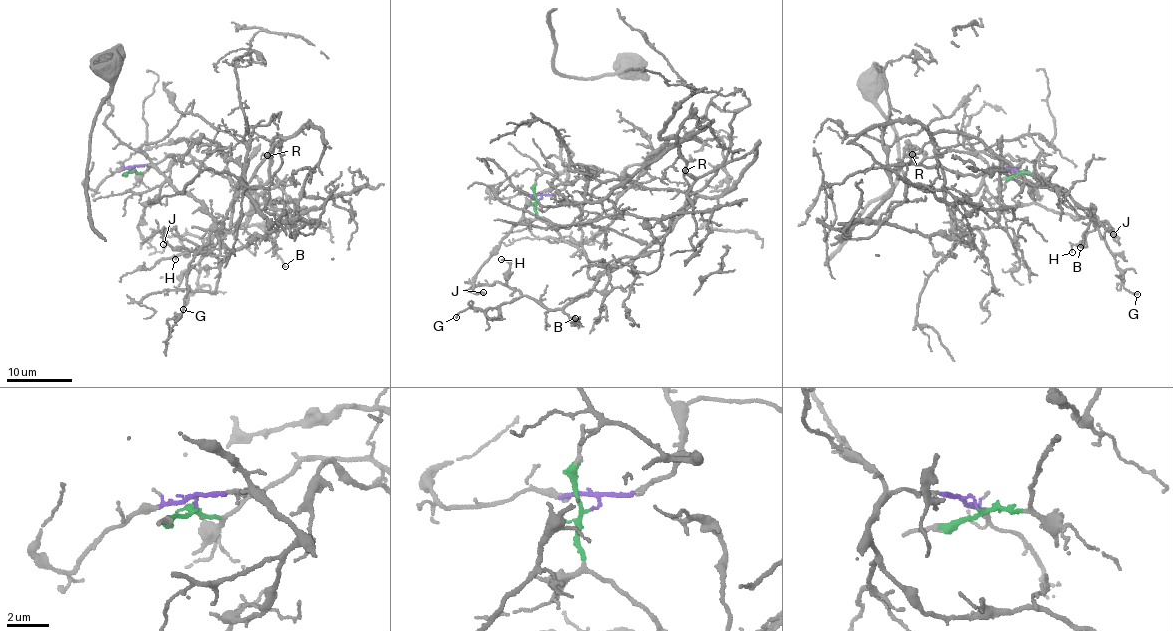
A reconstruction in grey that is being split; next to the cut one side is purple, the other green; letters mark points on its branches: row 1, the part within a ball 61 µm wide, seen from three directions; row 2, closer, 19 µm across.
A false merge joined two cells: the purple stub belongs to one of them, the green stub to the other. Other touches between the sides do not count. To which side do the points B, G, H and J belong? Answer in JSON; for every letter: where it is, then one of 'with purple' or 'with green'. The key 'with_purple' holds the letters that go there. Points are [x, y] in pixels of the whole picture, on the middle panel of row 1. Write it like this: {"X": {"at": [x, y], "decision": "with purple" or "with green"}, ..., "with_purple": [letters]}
{"B": {"at": [575, 318], "decision": "with green"}, "G": {"at": [456, 317], "decision": "with green"}, "H": {"at": [501, 259], "decision": "with green"}, "J": {"at": [483, 292], "decision": "with purple"}, "with_purple": ["J"]}

